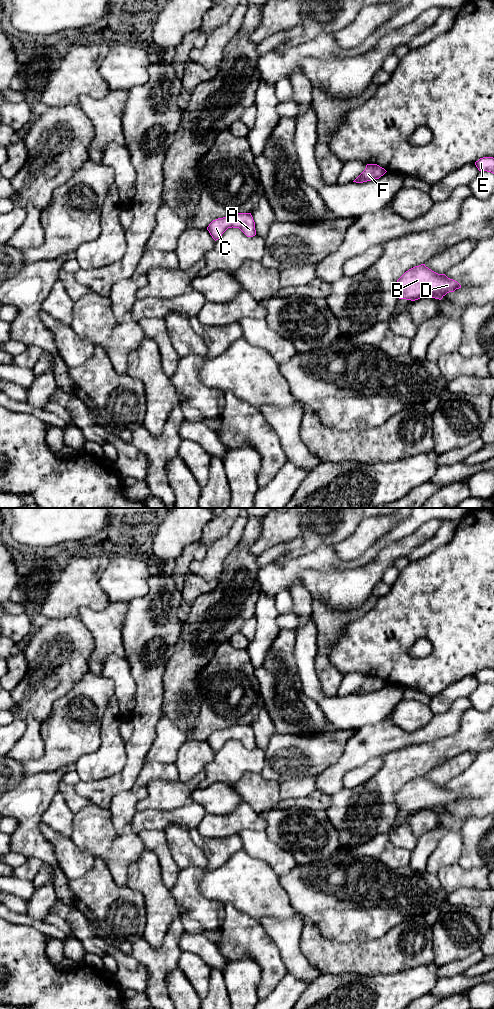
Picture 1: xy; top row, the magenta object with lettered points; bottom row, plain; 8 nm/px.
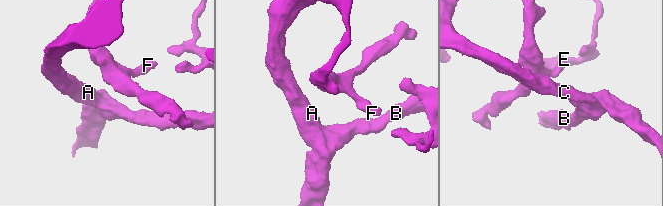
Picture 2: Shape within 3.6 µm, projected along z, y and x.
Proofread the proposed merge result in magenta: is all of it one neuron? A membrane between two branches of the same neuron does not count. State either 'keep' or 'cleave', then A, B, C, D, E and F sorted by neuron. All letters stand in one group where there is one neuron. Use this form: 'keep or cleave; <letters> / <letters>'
keep; A B C D E F

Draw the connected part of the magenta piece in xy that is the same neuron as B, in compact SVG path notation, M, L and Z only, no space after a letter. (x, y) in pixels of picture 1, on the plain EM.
M425 776L415 778L406 783L396 794L395 802L399 811L415 813L424 809L441 812L447 805L454 804L461 797L448 790L445 786L438 786Z

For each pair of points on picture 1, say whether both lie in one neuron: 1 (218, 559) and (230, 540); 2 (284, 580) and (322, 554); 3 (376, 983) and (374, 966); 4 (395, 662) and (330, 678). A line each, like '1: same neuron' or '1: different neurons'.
1: same neuron
2: same neuron
3: different neurons
4: different neurons

